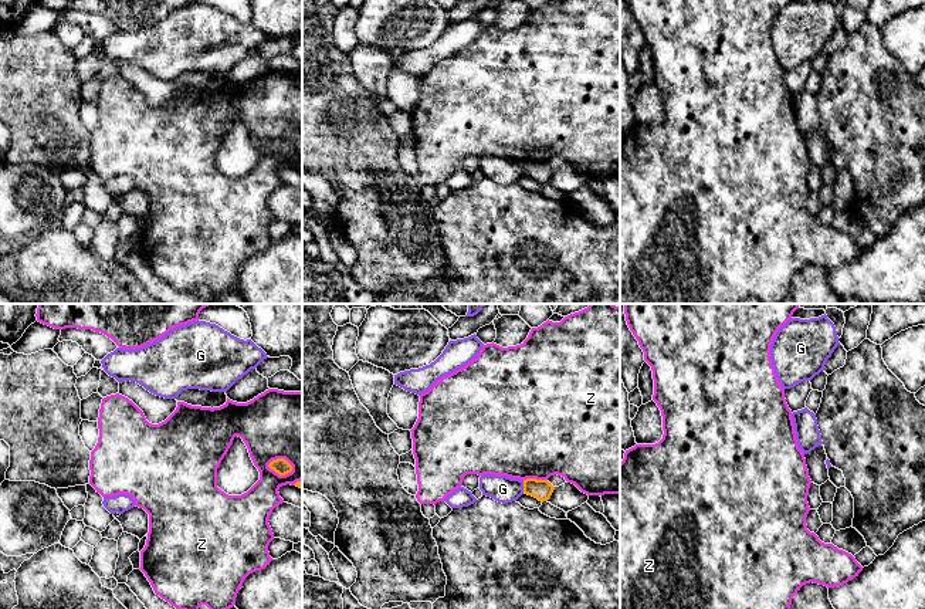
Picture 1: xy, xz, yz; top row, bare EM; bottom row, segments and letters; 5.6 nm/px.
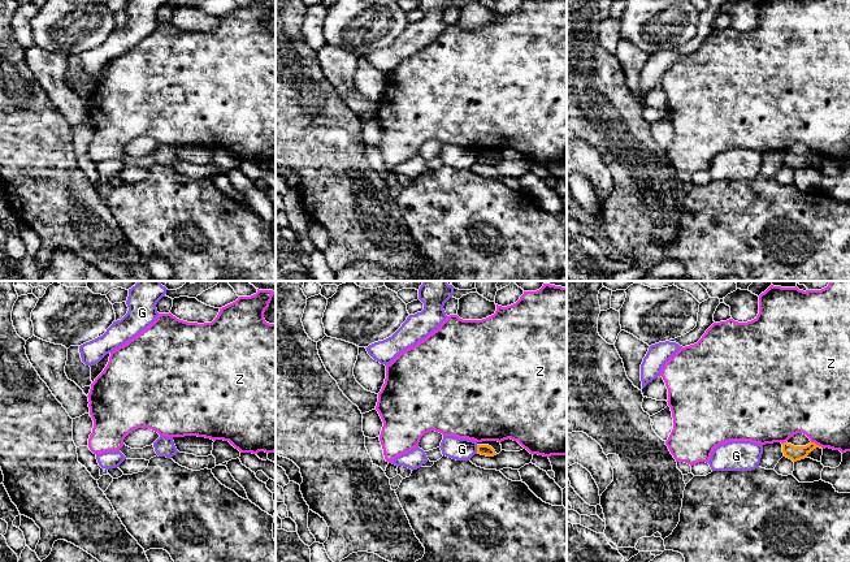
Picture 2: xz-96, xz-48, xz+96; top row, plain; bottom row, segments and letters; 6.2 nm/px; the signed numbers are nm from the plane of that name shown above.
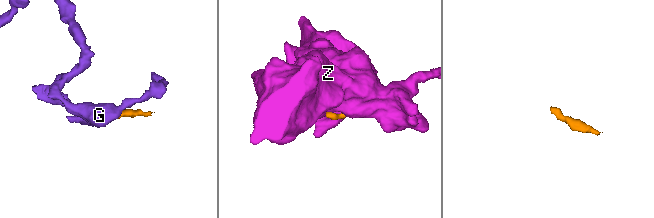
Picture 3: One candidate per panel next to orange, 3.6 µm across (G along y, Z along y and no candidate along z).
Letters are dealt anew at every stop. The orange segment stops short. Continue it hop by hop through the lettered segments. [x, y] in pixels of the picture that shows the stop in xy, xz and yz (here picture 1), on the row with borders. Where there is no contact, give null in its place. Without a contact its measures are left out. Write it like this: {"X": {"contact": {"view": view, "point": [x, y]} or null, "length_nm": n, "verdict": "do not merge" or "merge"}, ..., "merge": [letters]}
{"G": {"contact": {"view": "xz", "point": [524, 486]}, "length_nm": 70, "verdict": "do not merge"}, "Z": {"contact": {"view": "xz", "point": [535, 479]}, "length_nm": 140, "verdict": "do not merge"}, "merge": []}

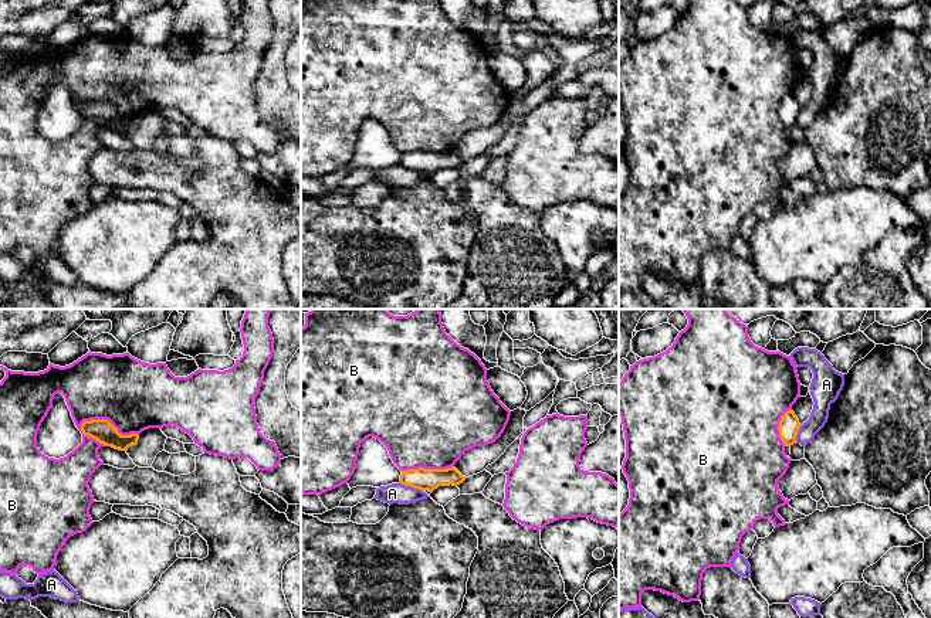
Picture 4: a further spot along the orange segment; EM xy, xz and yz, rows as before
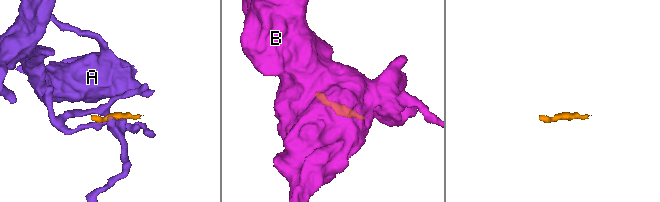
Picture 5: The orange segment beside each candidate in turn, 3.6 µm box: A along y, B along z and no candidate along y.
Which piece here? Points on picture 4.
{"A": {"contact": {"view": "xz", "point": [410, 485]}, "length_nm": 140, "verdict": "do not merge"}, "B": {"contact": {"view": "xy", "point": [109, 423]}, "length_nm": 340, "verdict": "do not merge"}, "merge": []}

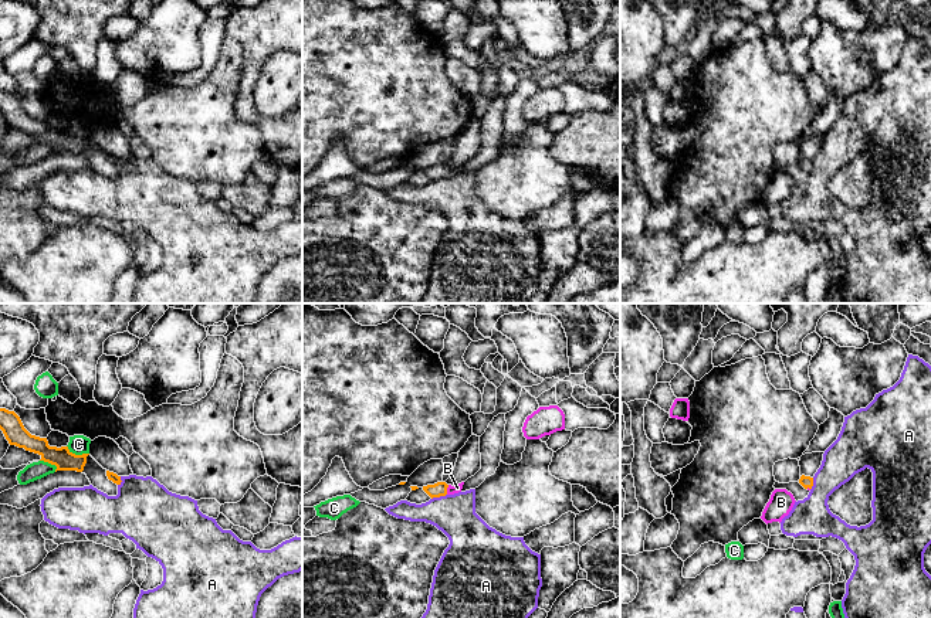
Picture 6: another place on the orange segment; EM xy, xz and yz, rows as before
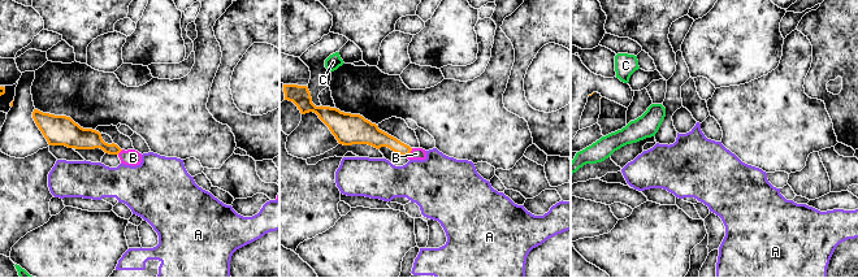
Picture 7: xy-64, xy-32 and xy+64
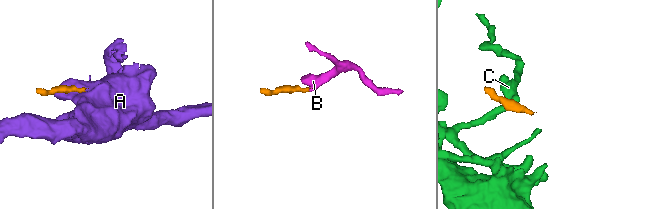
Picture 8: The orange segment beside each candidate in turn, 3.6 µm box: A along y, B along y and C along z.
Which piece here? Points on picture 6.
{"A": {"contact": {"view": "xz", "point": [439, 496]}, "length_nm": 90, "verdict": "do not merge"}, "B": {"contact": {"view": "xz", "point": [446, 489]}, "length_nm": 60, "verdict": "merge"}, "C": {"contact": {"view": "xy", "point": [77, 455]}, "length_nm": 140, "verdict": "do not merge"}, "merge": ["B"]}

